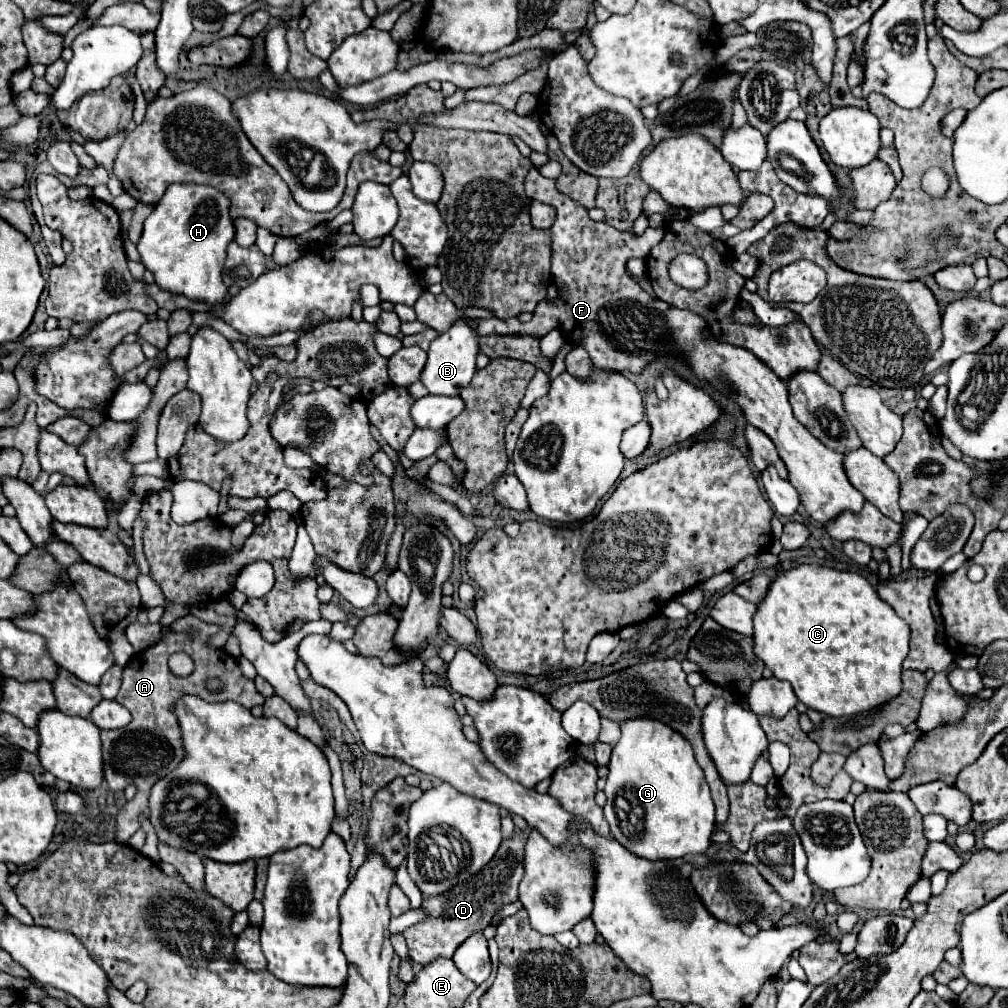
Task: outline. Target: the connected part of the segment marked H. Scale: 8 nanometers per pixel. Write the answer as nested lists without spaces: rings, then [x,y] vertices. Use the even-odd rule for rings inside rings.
[[[171,183],[161,197],[161,201],[155,205],[153,213],[145,219],[145,229],[139,239],[139,253],[143,259],[143,265],[153,271],[155,281],[161,289],[167,289],[171,293],[181,293],[193,301],[203,301],[213,305],[211,313],[219,315],[225,307],[223,297],[227,293],[227,287],[221,281],[221,269],[225,261],[225,249],[235,239],[235,225],[229,215],[229,199],[227,195],[221,195],[219,189],[213,189],[209,185],[195,185],[195,183]]]

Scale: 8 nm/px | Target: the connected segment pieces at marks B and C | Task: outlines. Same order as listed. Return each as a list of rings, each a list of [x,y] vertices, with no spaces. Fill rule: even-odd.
[[[461,317],[457,321],[451,323],[451,327],[441,333],[429,347],[429,359],[427,365],[421,373],[421,381],[423,385],[429,389],[429,393],[433,395],[459,395],[461,389],[465,389],[471,383],[473,373],[477,371],[475,367],[475,359],[479,353],[479,333],[475,331],[477,327],[477,319],[467,319]]]
[[[801,565],[779,575],[757,607],[755,655],[777,679],[789,681],[807,707],[843,717],[875,709],[899,695],[909,627],[879,599],[863,575]]]

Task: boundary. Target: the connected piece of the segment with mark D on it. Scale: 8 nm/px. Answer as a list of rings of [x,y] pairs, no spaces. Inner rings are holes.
[[[529,831],[513,833],[513,837],[503,839],[495,857],[467,881],[457,883],[443,895],[423,895],[423,909],[429,915],[427,921],[411,925],[403,937],[409,947],[409,957],[413,963],[429,965],[431,959],[437,957],[453,957],[457,947],[469,939],[475,931],[483,931],[491,925],[493,915],[509,903],[517,901],[517,887],[523,879],[523,855],[525,843],[529,839]]]

